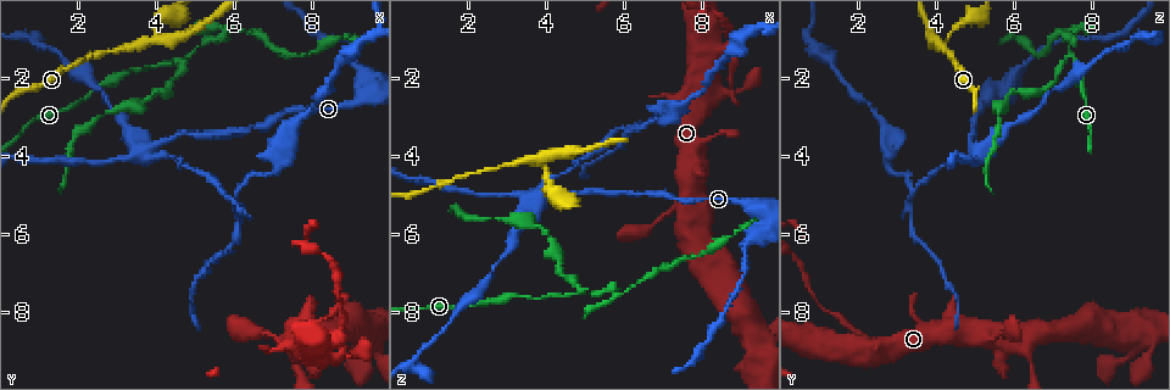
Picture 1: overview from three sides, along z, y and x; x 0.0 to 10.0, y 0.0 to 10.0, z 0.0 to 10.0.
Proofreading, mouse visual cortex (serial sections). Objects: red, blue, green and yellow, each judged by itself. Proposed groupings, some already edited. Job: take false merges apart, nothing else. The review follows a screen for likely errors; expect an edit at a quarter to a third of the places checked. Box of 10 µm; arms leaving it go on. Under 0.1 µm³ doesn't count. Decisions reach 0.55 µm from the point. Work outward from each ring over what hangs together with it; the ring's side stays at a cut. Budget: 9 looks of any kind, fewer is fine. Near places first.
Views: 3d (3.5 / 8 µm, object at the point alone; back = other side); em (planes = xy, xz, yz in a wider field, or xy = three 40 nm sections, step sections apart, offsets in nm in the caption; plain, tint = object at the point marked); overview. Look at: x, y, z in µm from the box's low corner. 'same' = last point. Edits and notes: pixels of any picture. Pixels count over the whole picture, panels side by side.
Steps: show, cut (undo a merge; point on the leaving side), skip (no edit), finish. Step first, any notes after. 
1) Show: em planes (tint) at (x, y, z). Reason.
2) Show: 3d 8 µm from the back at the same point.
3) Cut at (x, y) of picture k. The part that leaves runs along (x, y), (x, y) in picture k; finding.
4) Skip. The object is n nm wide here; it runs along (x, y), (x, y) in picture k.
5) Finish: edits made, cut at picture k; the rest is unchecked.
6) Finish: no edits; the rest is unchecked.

Show: em xy step 2 (tint) at (9.30, 2.40, 5.35). Thick turns thin.

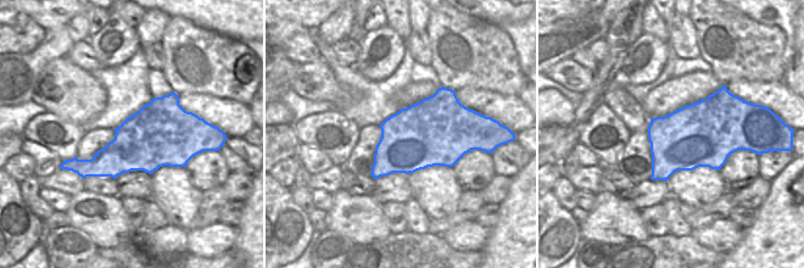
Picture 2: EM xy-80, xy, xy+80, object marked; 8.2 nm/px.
Show: 3d 3.5 µm at the same point.

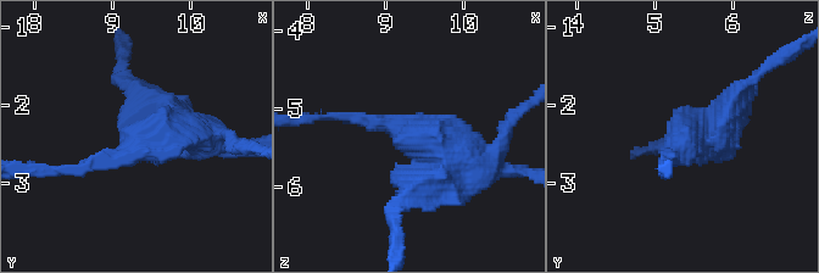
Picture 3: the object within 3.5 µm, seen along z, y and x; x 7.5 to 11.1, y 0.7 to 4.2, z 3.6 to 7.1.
Cut at (736, 112) of picture 3. The part that leaves runs along (703, 127), (719, 127), (769, 67) in picture 3; two cells meet here.

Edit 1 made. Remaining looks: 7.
Show: overview. See it whole again.

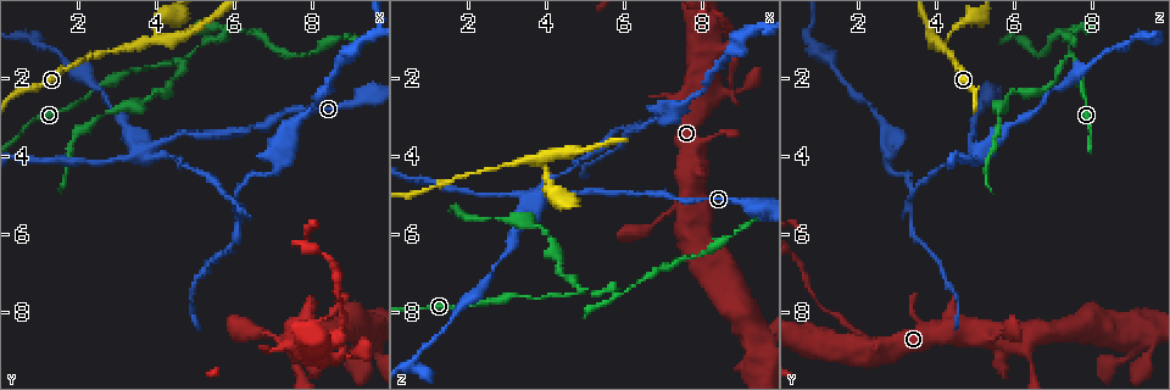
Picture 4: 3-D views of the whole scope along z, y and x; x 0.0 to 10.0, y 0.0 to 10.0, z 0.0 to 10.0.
Show: 3d 3.5 µm at (8.20, 9.15, 2.35). Thick turns thin.

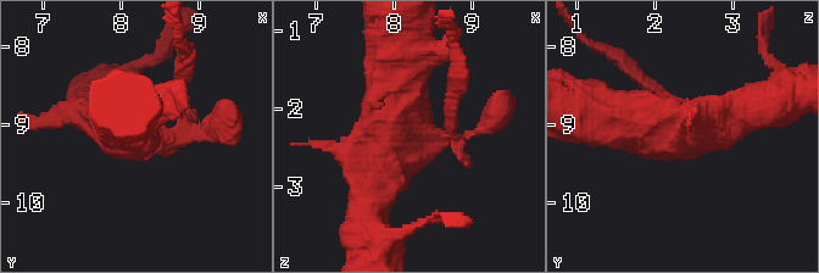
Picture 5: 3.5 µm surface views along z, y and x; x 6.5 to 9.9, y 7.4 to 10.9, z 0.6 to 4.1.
Cut at (450, 113) of picture 5. A second cell is stuck on.

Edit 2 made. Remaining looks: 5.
Show: overview. See it whole again.

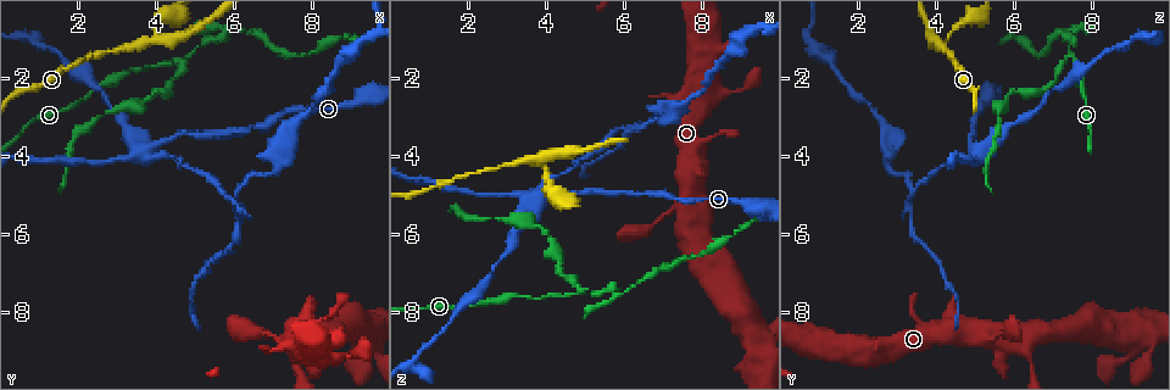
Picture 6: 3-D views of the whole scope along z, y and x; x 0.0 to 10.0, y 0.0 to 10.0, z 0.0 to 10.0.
Show: 3d 3.5 µm at (7.55, 9.05, 6.30). Calibre changes.

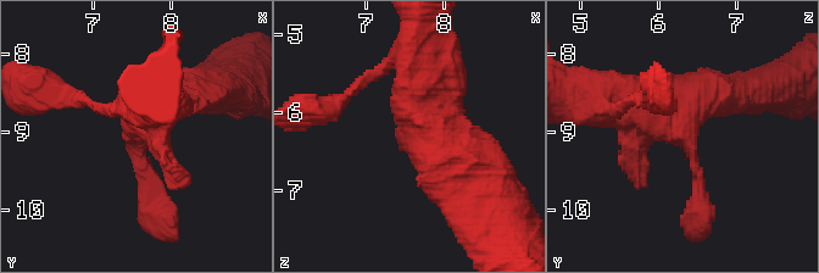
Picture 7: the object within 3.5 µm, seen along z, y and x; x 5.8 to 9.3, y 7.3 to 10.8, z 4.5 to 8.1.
Show: em planes (tint) at (7.60, 9.10, 6.35). The arms are 150, 600 nm wide.

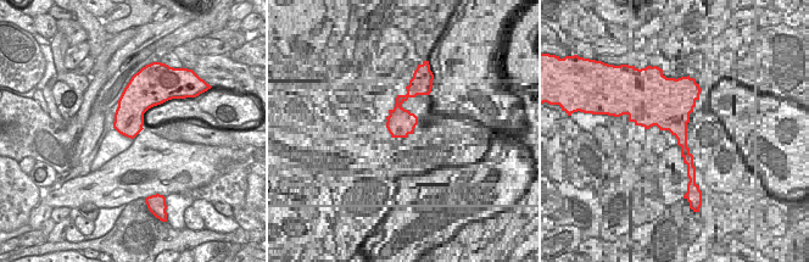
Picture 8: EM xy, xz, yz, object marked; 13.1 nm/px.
Skip. It runs along (148, 102), (140, 159), (171, 207) in picture 7; continuous, no second cell.

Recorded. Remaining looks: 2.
Show: 3d 8 µm at (3.90, 3.90, 5.10). Sudden change in width.

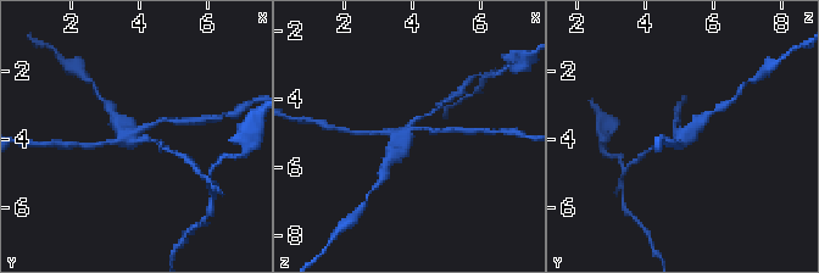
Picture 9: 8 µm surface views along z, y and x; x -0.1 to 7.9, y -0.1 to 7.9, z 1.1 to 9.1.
Show: em xy step 5 (tint) at the same point. 4 arms meet here; the arms are 150, 150, 150, 400 nm wide.

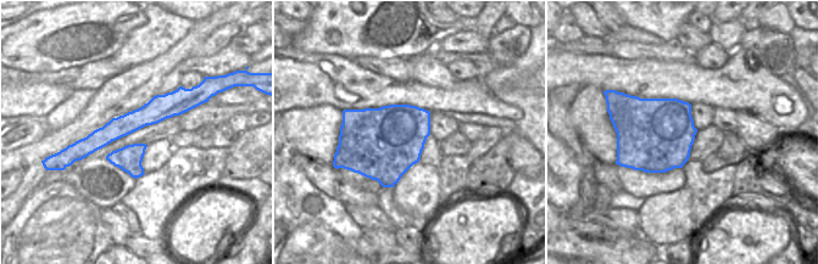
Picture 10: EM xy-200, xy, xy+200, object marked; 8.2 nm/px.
Cut at (122, 118) of picture 9. The part that leaves runs along (134, 134), (165, 146) in picture 9; a second cell is stuck on.

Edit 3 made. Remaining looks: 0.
Finish: edits made, cut at picture 3, cut at picture 5, cut at picture 9; the rest is unchecked.

